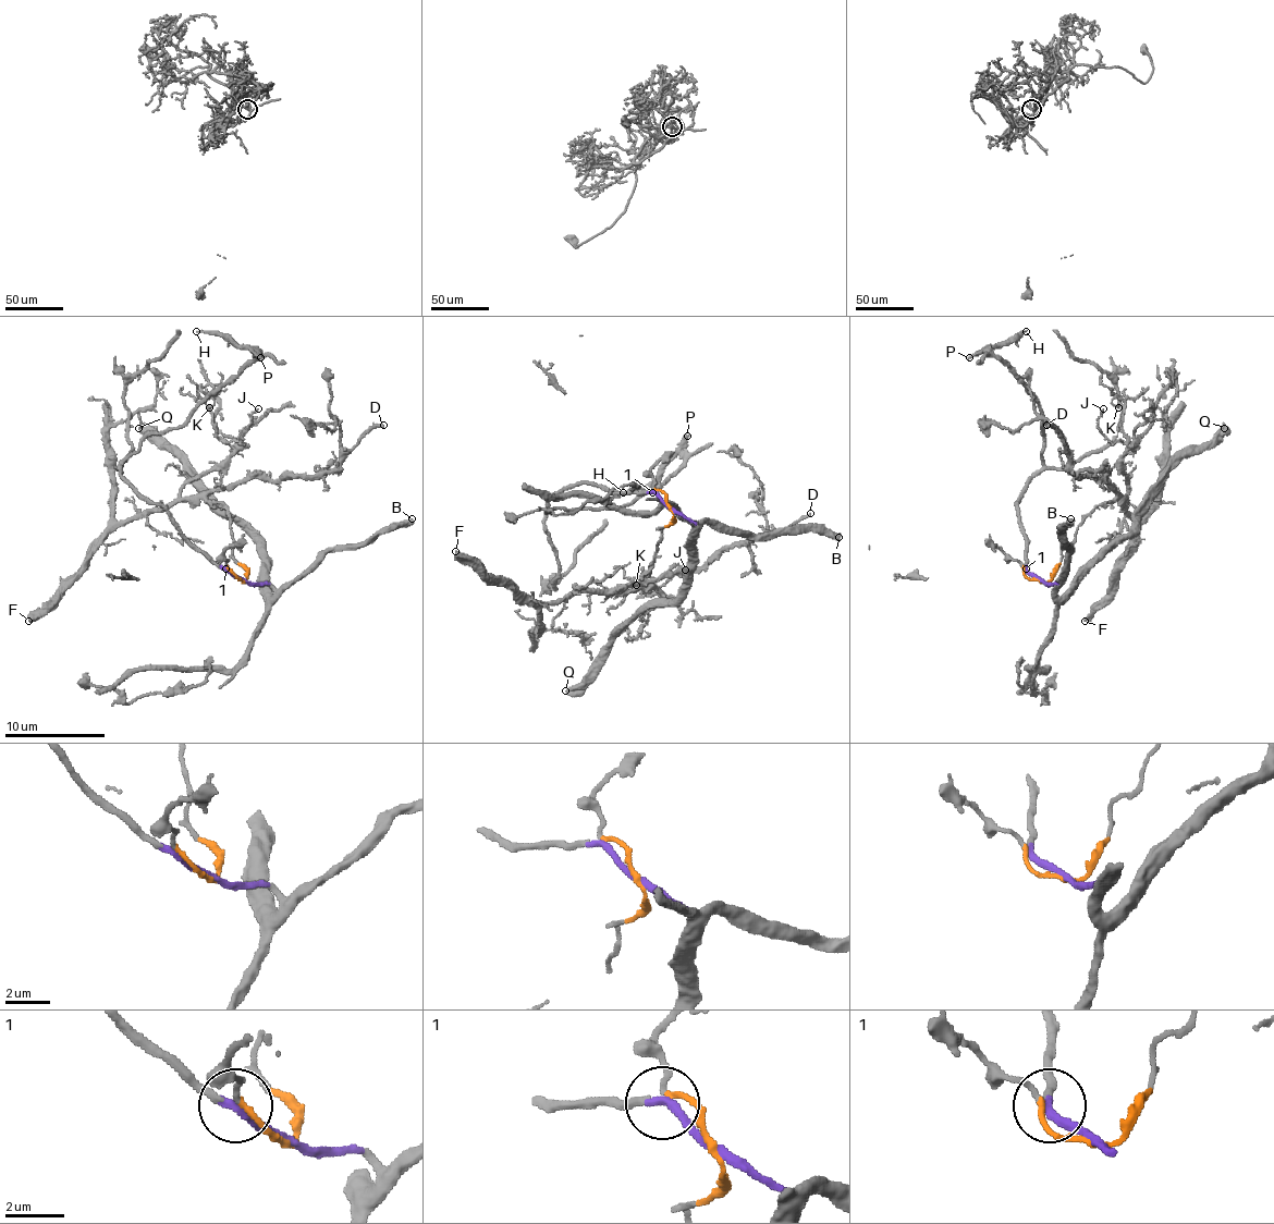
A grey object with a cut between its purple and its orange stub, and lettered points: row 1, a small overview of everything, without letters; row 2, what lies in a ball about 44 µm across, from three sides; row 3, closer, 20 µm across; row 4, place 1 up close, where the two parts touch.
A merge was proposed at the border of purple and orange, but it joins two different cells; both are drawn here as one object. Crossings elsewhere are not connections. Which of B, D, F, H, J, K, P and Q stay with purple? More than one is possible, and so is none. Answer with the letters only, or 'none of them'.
B, H, P, Q

